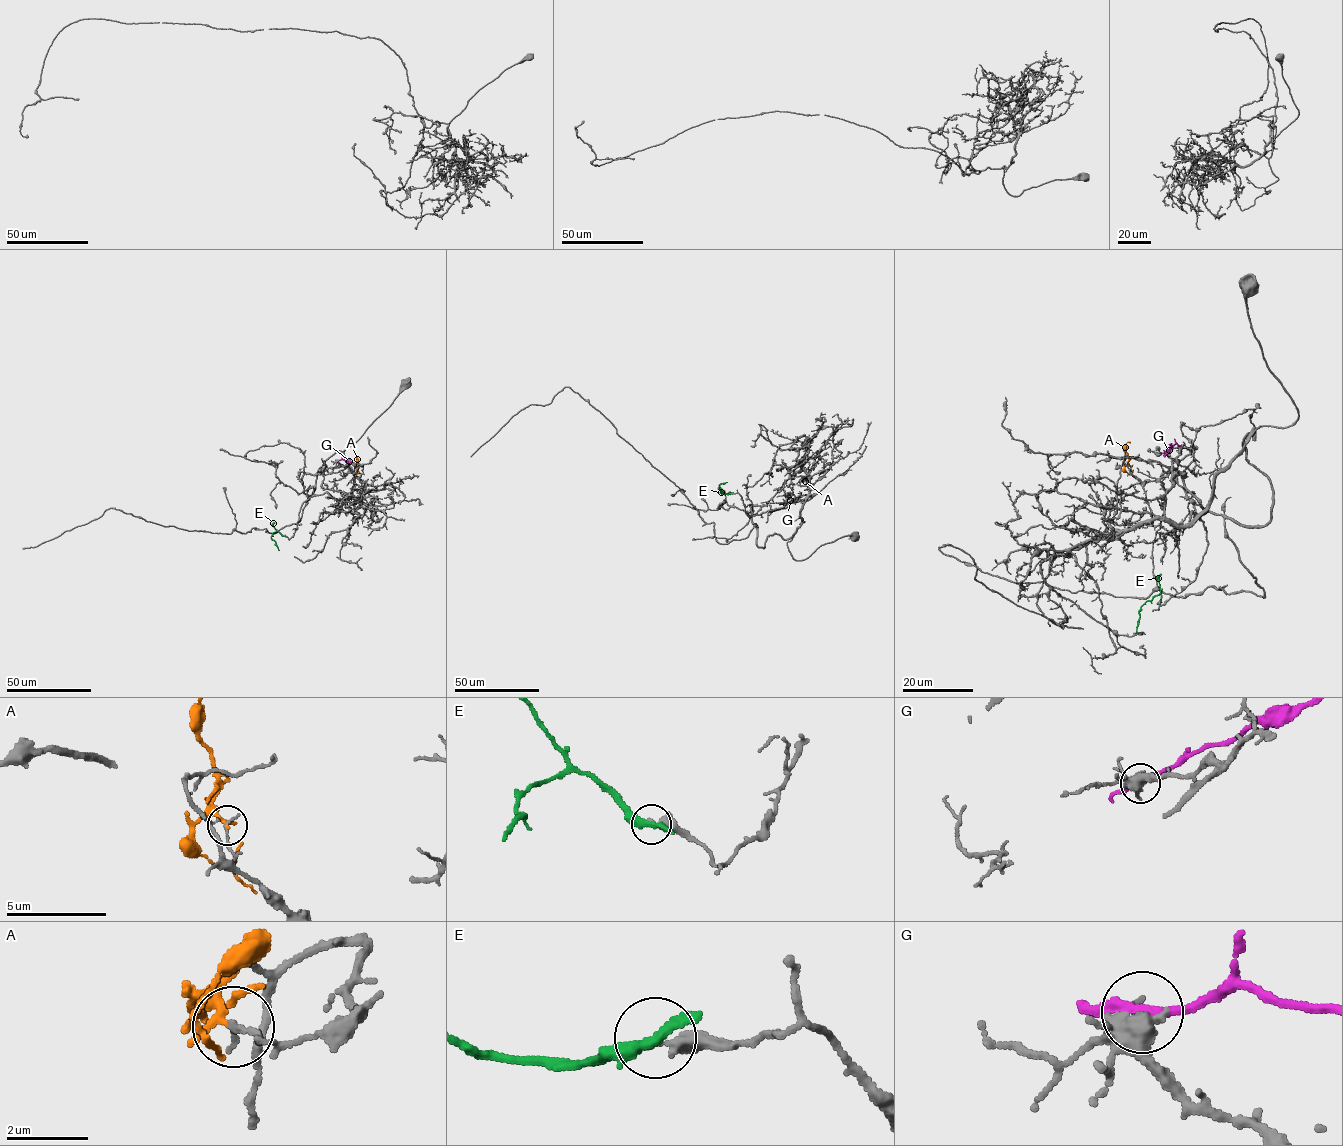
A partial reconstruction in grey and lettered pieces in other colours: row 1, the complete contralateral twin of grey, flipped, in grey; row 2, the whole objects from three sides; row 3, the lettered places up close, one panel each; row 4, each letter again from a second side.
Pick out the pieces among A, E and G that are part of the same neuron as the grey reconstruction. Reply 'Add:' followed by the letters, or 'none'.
Add: none

